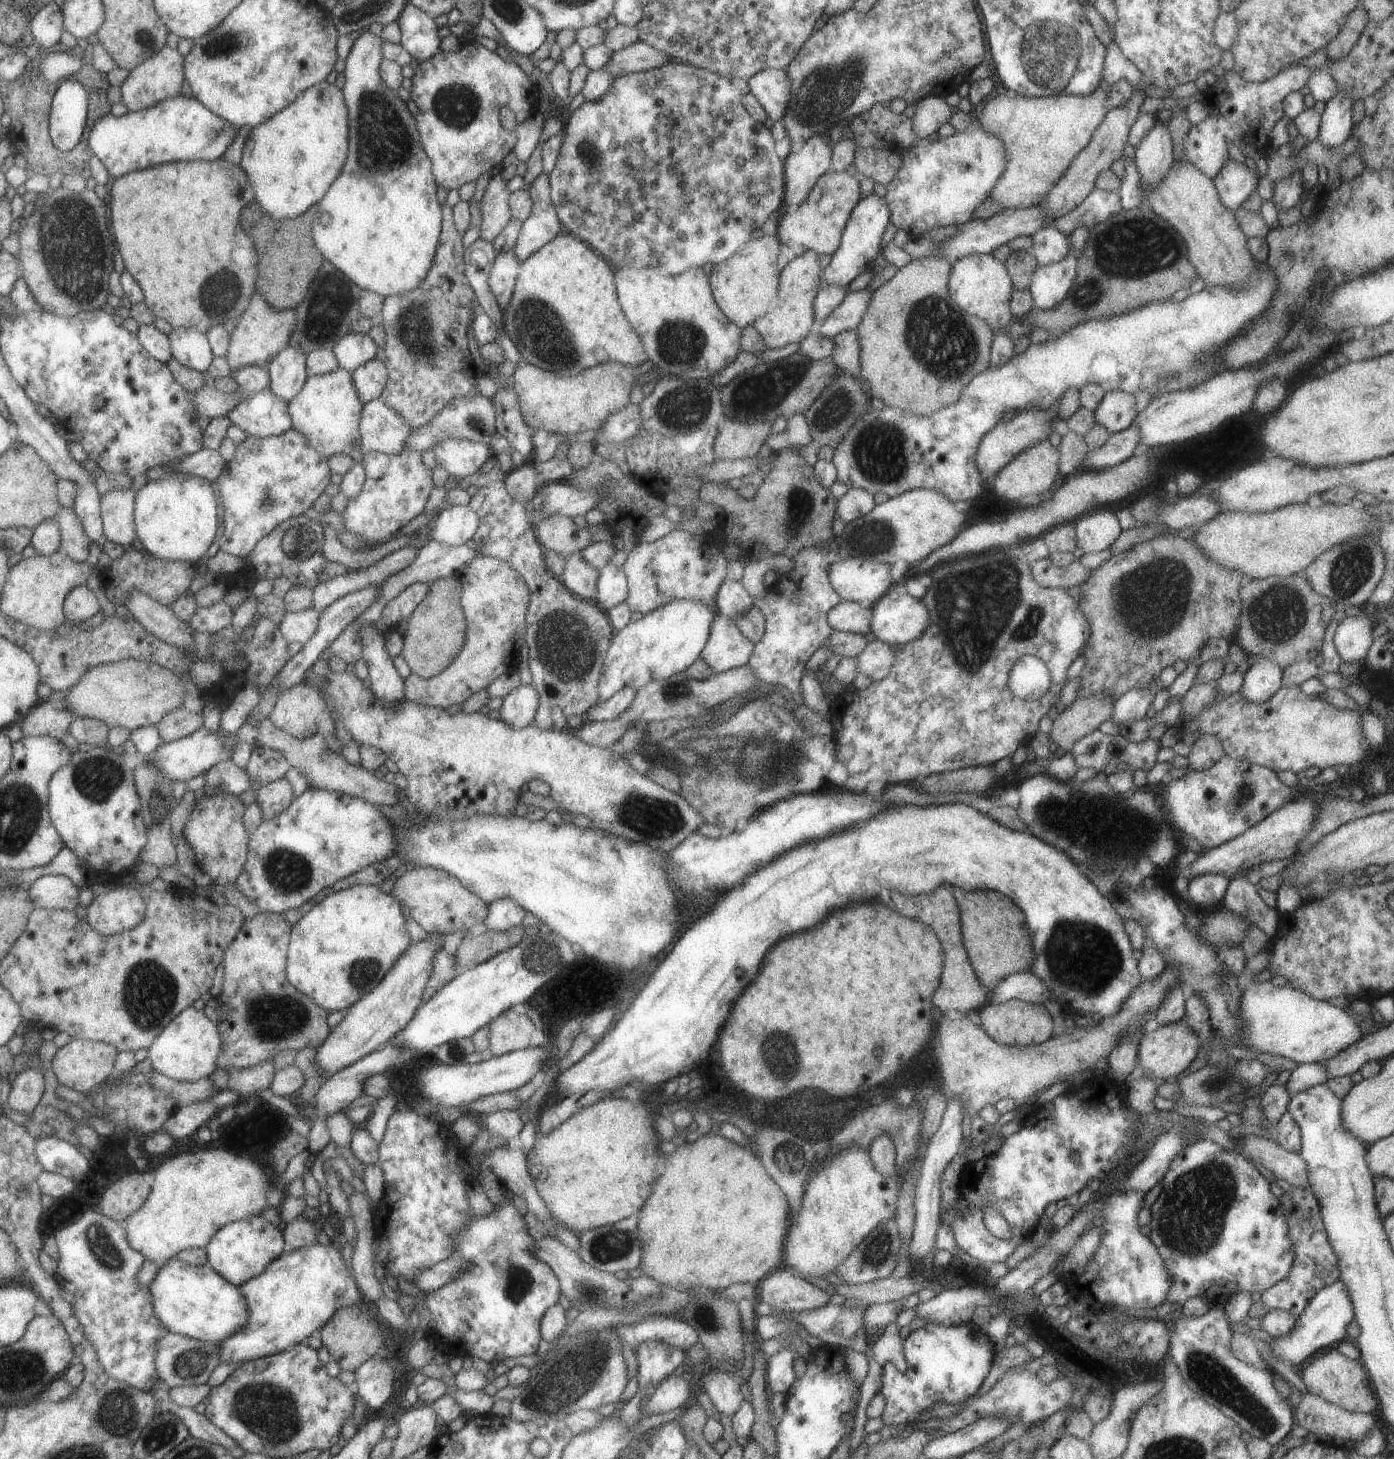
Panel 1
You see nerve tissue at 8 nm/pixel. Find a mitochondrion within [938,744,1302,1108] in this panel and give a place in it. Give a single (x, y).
(1083, 956)

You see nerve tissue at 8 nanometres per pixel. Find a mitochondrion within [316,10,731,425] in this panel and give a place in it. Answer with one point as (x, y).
(379, 128)

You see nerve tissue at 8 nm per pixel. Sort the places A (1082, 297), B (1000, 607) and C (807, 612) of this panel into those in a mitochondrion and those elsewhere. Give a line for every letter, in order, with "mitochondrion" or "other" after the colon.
A: mitochondrion
B: mitochondrion
C: other

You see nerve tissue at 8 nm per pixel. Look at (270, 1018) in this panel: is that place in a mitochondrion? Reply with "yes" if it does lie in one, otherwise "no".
yes

